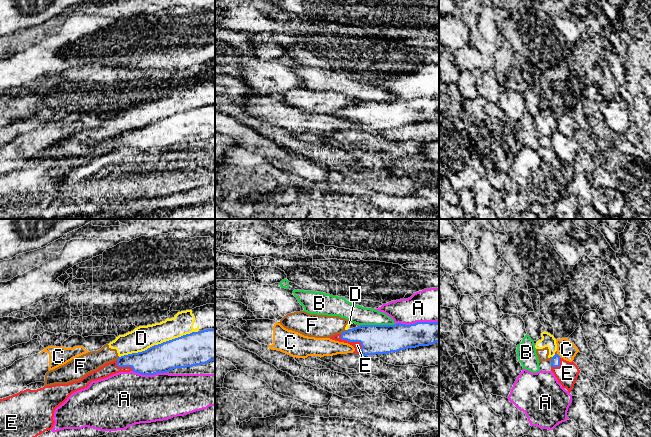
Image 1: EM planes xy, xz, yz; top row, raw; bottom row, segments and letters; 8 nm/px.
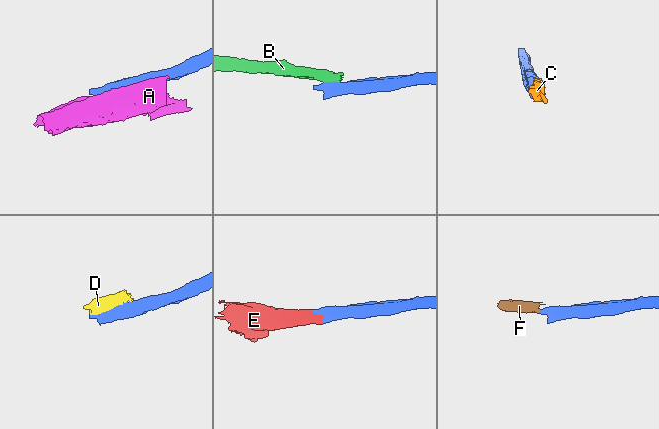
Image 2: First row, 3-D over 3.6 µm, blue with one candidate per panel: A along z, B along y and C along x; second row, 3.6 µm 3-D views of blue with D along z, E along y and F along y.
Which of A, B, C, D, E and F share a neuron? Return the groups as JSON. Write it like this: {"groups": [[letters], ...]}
{"groups": [["A"], ["B"], ["C"], ["D", "F"], ["E"]]}

